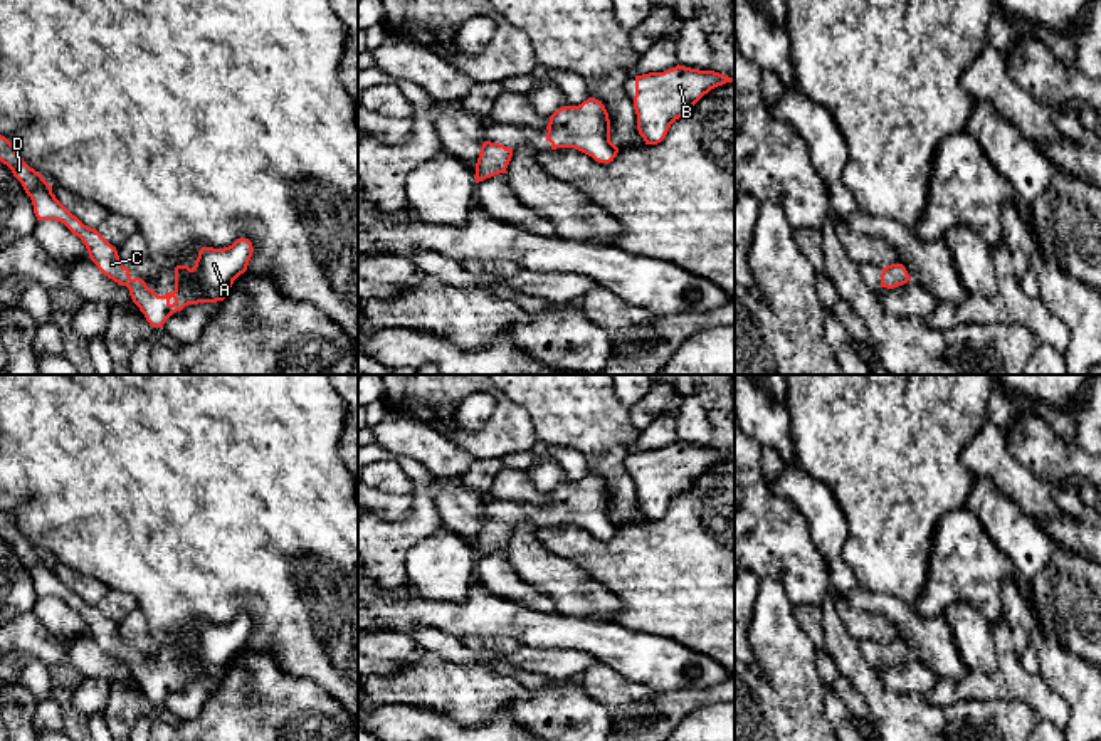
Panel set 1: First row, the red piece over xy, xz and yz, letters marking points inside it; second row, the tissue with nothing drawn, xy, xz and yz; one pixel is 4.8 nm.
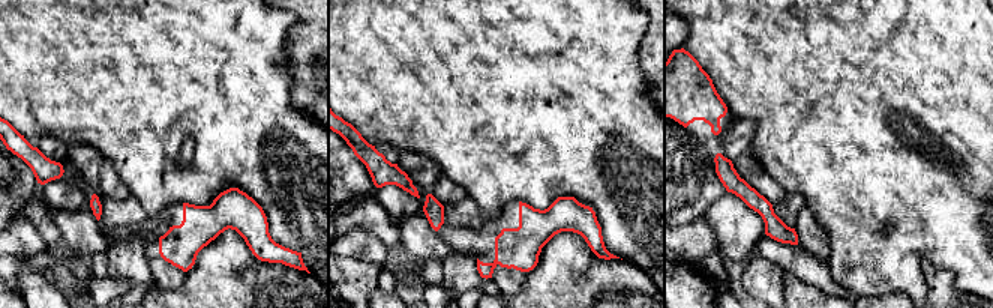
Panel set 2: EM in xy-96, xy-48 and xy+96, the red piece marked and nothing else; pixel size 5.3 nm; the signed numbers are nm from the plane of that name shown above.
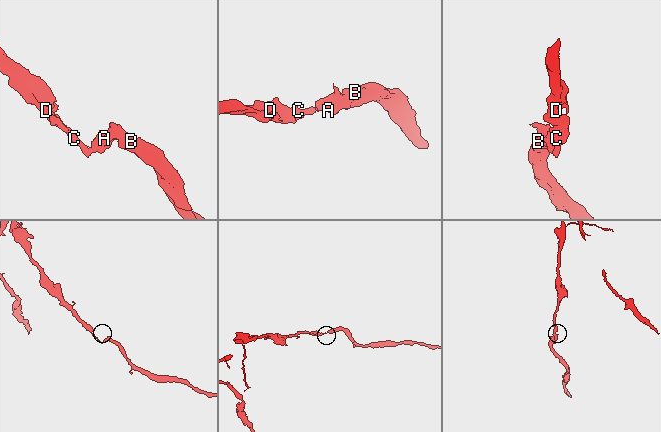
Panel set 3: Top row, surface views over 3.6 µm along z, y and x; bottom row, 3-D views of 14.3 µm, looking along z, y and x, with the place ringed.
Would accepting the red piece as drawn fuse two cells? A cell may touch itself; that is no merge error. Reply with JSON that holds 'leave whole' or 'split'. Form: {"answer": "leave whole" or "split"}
{"answer": "leave whole"}

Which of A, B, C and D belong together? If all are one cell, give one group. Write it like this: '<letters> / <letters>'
A B C D

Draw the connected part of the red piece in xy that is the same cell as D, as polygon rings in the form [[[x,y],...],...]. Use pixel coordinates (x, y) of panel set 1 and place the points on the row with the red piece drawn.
[[[0,134],[0,161],[7,165],[30,197],[37,220],[57,220],[77,235],[91,260],[114,282],[126,286],[133,302],[153,328],[163,328],[165,321],[188,304],[224,301],[234,281],[247,271],[254,247],[249,239],[237,239],[224,249],[202,247],[195,265],[175,267],[175,291],[158,296],[140,277],[131,277],[129,269],[119,260],[113,247],[96,229],[84,225],[52,193],[44,176],[30,168],[17,153],[17,148]]]

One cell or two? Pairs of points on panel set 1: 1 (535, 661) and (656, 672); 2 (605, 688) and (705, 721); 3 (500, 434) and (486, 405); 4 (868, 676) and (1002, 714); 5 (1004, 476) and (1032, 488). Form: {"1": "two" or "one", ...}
{"1": "two", "2": "two", "3": "two", "4": "one", "5": "one"}

